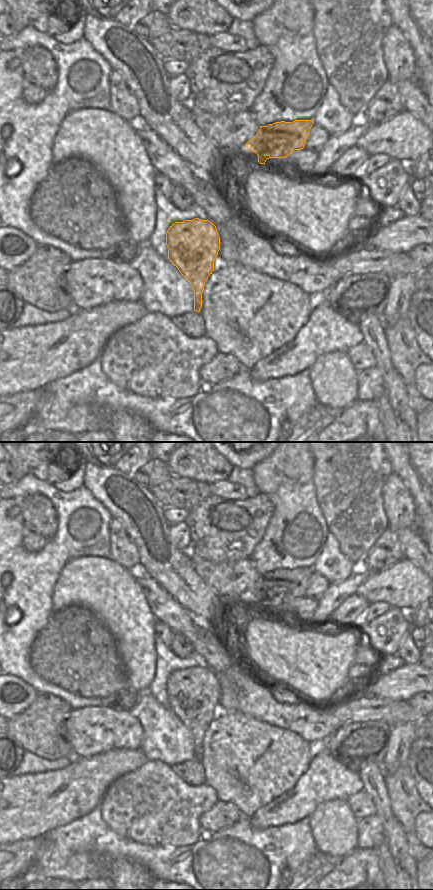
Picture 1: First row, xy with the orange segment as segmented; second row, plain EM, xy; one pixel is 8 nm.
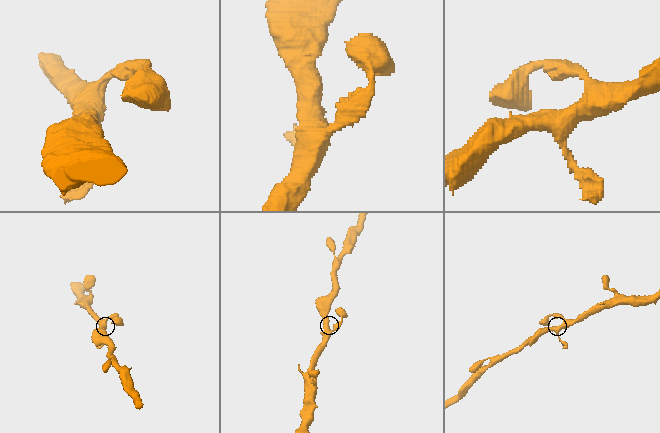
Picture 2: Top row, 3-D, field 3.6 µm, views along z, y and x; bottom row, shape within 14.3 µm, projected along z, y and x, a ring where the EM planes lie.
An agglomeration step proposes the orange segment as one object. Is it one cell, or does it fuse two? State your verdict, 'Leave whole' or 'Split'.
Leave whole

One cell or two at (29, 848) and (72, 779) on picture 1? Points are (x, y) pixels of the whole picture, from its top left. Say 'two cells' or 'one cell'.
two cells

